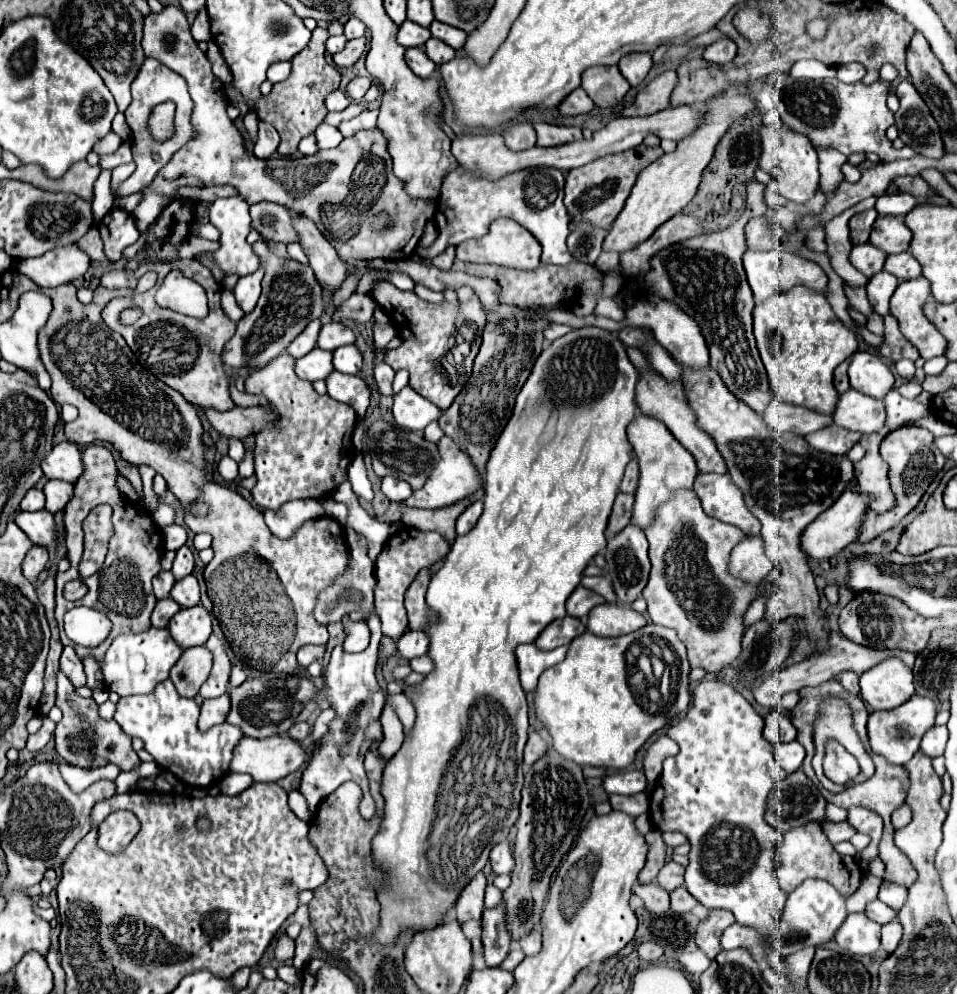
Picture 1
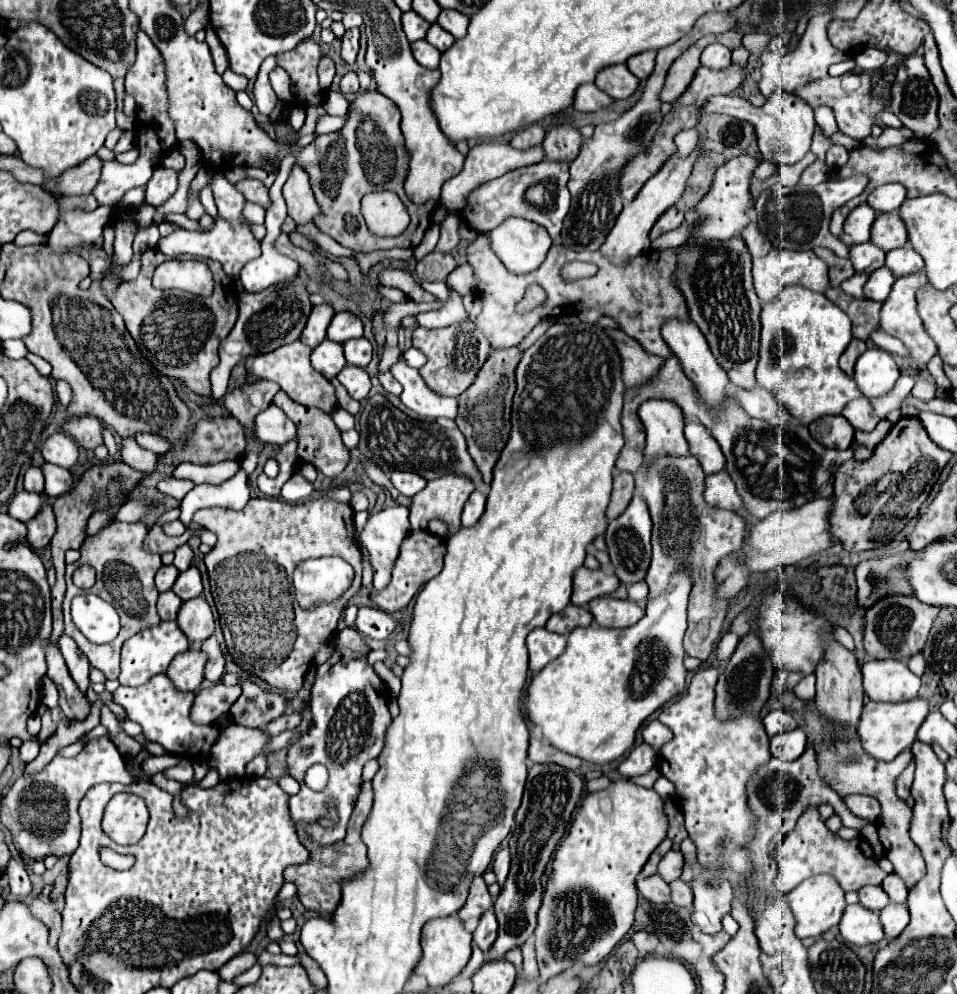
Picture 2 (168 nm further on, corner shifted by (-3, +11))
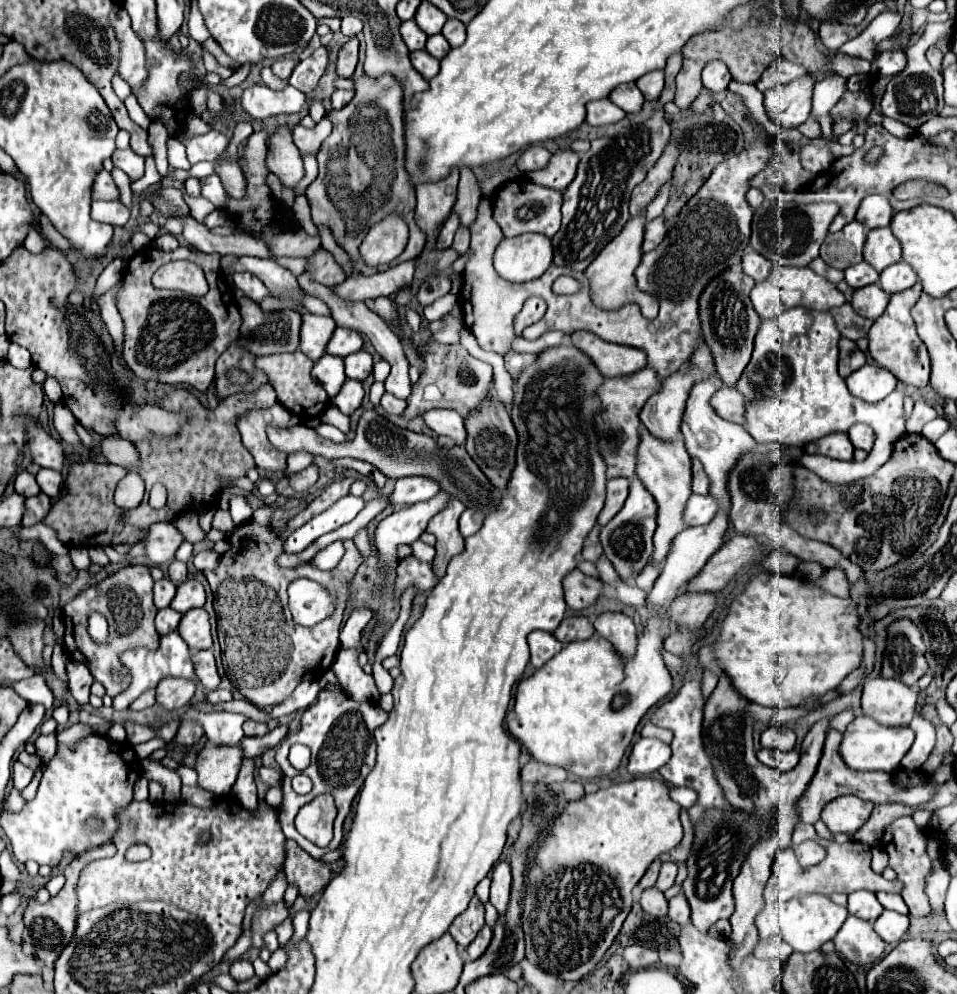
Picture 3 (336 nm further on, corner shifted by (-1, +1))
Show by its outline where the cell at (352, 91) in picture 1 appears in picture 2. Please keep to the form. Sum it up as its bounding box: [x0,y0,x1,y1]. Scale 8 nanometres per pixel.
[340,71,360,95]

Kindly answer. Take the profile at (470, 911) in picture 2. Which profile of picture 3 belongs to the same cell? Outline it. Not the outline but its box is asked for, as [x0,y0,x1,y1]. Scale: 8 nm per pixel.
[448,895,484,949]

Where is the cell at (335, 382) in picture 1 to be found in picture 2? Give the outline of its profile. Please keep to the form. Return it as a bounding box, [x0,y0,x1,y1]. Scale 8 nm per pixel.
[338,365,370,401]

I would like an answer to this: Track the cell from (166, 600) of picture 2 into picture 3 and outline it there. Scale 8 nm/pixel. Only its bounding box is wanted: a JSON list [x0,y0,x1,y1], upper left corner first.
[156,607,182,635]

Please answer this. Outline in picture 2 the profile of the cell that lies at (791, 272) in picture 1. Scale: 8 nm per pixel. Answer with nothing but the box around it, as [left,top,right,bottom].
[752,249,830,305]

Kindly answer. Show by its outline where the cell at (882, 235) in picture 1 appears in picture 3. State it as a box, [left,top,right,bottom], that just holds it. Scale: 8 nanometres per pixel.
[864,227,902,273]

